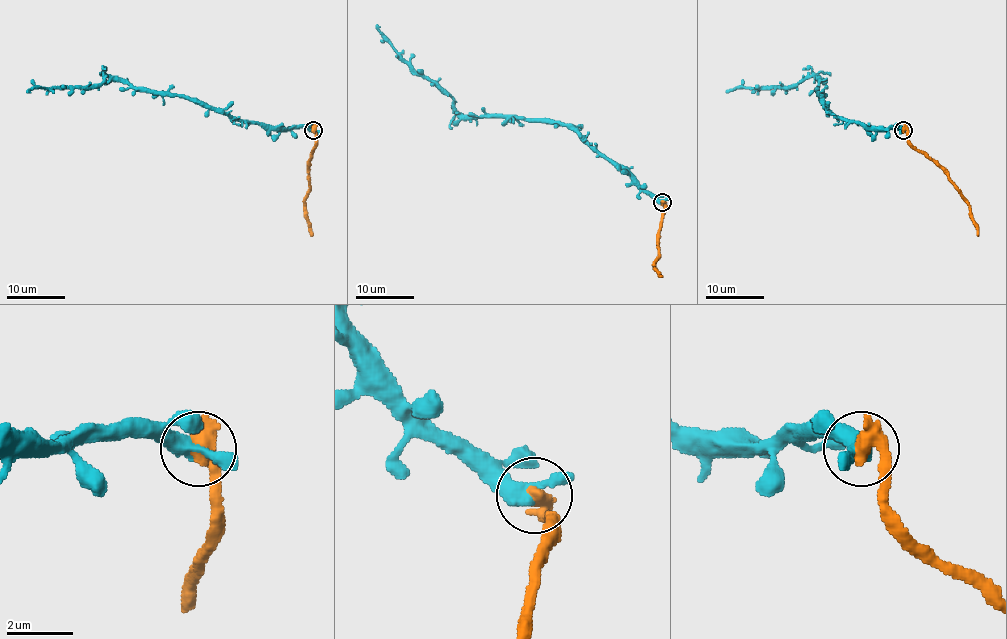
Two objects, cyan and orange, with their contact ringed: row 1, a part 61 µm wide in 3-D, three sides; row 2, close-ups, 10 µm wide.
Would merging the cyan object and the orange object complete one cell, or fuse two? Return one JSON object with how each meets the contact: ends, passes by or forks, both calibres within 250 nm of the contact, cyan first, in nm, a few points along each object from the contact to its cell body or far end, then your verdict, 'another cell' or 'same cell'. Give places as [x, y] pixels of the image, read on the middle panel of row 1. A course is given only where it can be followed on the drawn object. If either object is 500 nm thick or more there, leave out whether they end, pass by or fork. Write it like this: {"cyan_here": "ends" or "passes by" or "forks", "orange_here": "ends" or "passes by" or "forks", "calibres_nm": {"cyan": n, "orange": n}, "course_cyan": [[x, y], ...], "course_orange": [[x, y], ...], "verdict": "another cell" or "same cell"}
{"calibres_nm": {"cyan": 400, "orange": 600}, "course_cyan": [[663, 201], [657, 201], [599, 156], [574, 131], [527, 119], [463, 116], [454, 100], [423, 78], [376, 25]], "course_orange": [[663, 201], [664, 215], [654, 267], [663, 276]], "verdict": "another cell"}

